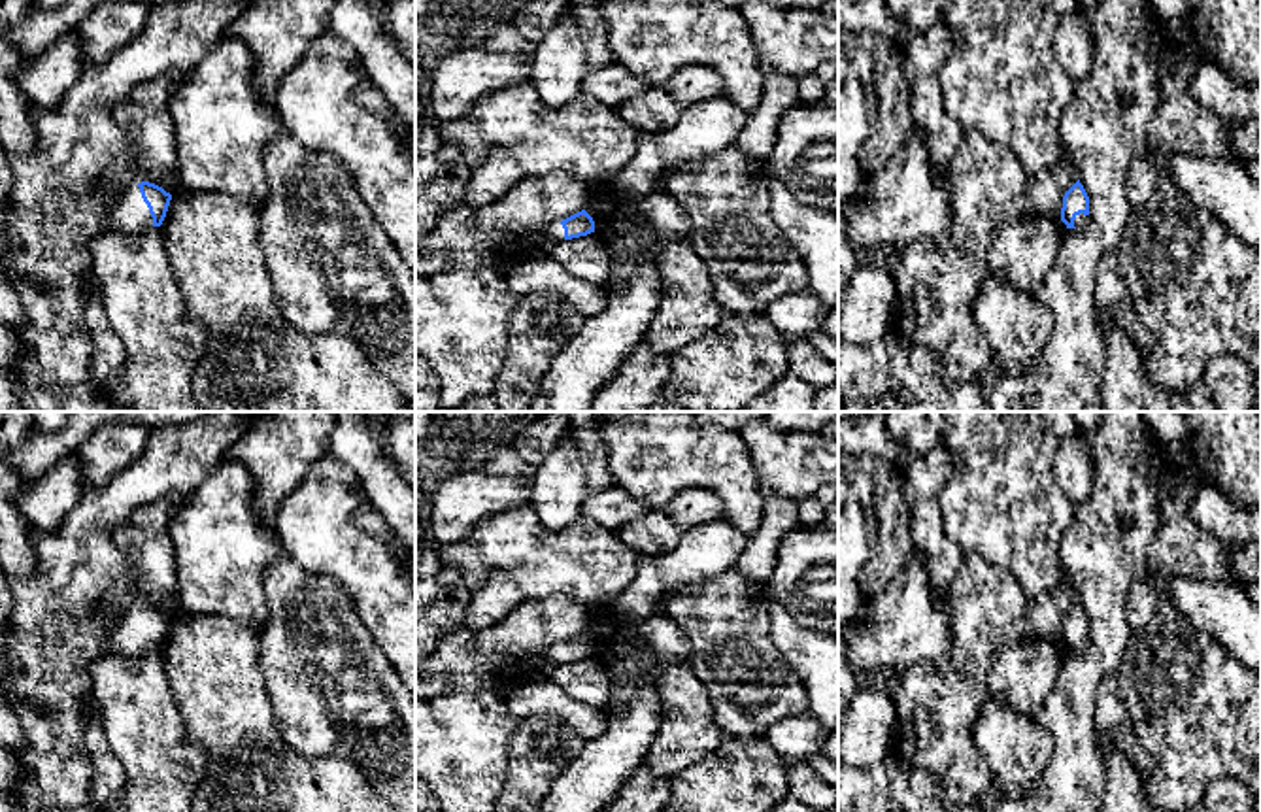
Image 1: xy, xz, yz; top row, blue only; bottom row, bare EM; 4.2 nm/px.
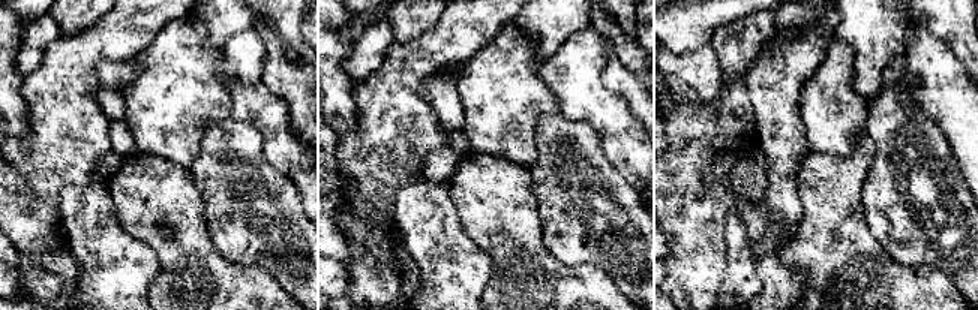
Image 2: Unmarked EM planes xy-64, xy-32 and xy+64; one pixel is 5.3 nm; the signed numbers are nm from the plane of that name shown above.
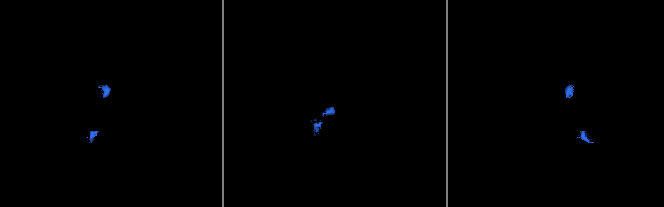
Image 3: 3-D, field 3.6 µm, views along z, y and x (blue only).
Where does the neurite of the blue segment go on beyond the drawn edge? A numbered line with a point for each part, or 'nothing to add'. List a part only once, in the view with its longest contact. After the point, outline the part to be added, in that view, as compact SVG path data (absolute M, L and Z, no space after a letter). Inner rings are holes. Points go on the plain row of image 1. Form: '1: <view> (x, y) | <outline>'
1: xy (131, 637) | M132 608L111 631L104 655L140 655L153 650L153 640L142 621L140 610Z

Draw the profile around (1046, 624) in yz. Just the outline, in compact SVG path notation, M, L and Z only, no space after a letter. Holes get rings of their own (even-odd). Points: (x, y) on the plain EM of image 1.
M1061 567L1059 591L1027 599L1025 636L1061 642L1063 619L1078 604L1070 574Z

